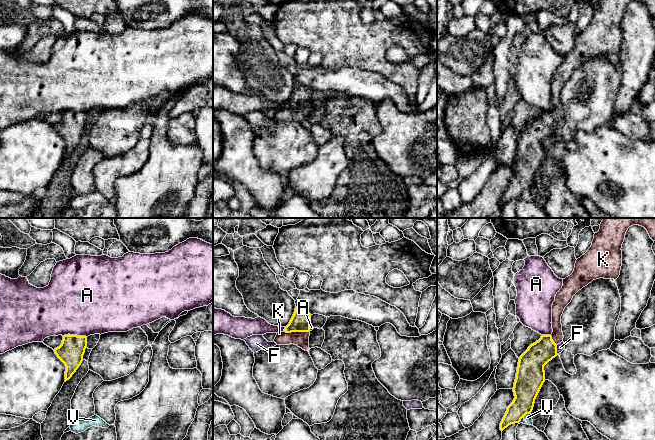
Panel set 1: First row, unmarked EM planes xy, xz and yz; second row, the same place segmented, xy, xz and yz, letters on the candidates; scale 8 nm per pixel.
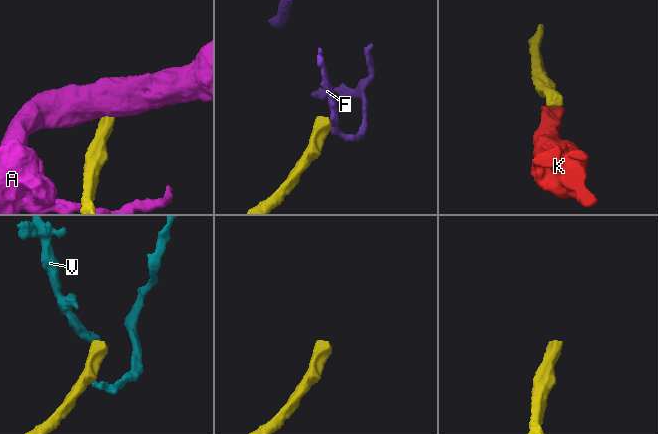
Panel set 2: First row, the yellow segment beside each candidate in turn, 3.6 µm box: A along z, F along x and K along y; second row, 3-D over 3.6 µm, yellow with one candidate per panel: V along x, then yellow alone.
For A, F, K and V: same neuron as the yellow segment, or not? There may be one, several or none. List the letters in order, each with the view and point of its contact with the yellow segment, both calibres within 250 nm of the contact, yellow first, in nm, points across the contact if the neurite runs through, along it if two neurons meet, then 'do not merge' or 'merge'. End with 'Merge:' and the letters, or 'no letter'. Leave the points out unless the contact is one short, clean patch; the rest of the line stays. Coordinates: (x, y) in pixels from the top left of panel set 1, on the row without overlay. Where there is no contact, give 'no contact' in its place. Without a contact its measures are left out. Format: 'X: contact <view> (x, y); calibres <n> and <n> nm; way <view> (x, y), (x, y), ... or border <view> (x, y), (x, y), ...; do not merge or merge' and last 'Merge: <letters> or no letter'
A: contact xy (75, 111); calibres 200 and 500 nm; do not merge
F: contact yz (556, 126); calibres 220 and 60 nm; border yz (556, 121), (557, 130); do not merge
K: contact xz (296, 107); calibres 160 and 120 nm; way xz (301, 96), (296, 107), (301, 115); merge
V: contact yz (526, 189); calibres 220 and 60 nm; border yz (529, 189), (523, 193); do not merge
Merge: K

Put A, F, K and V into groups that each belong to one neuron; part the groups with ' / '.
A / F / K / V

